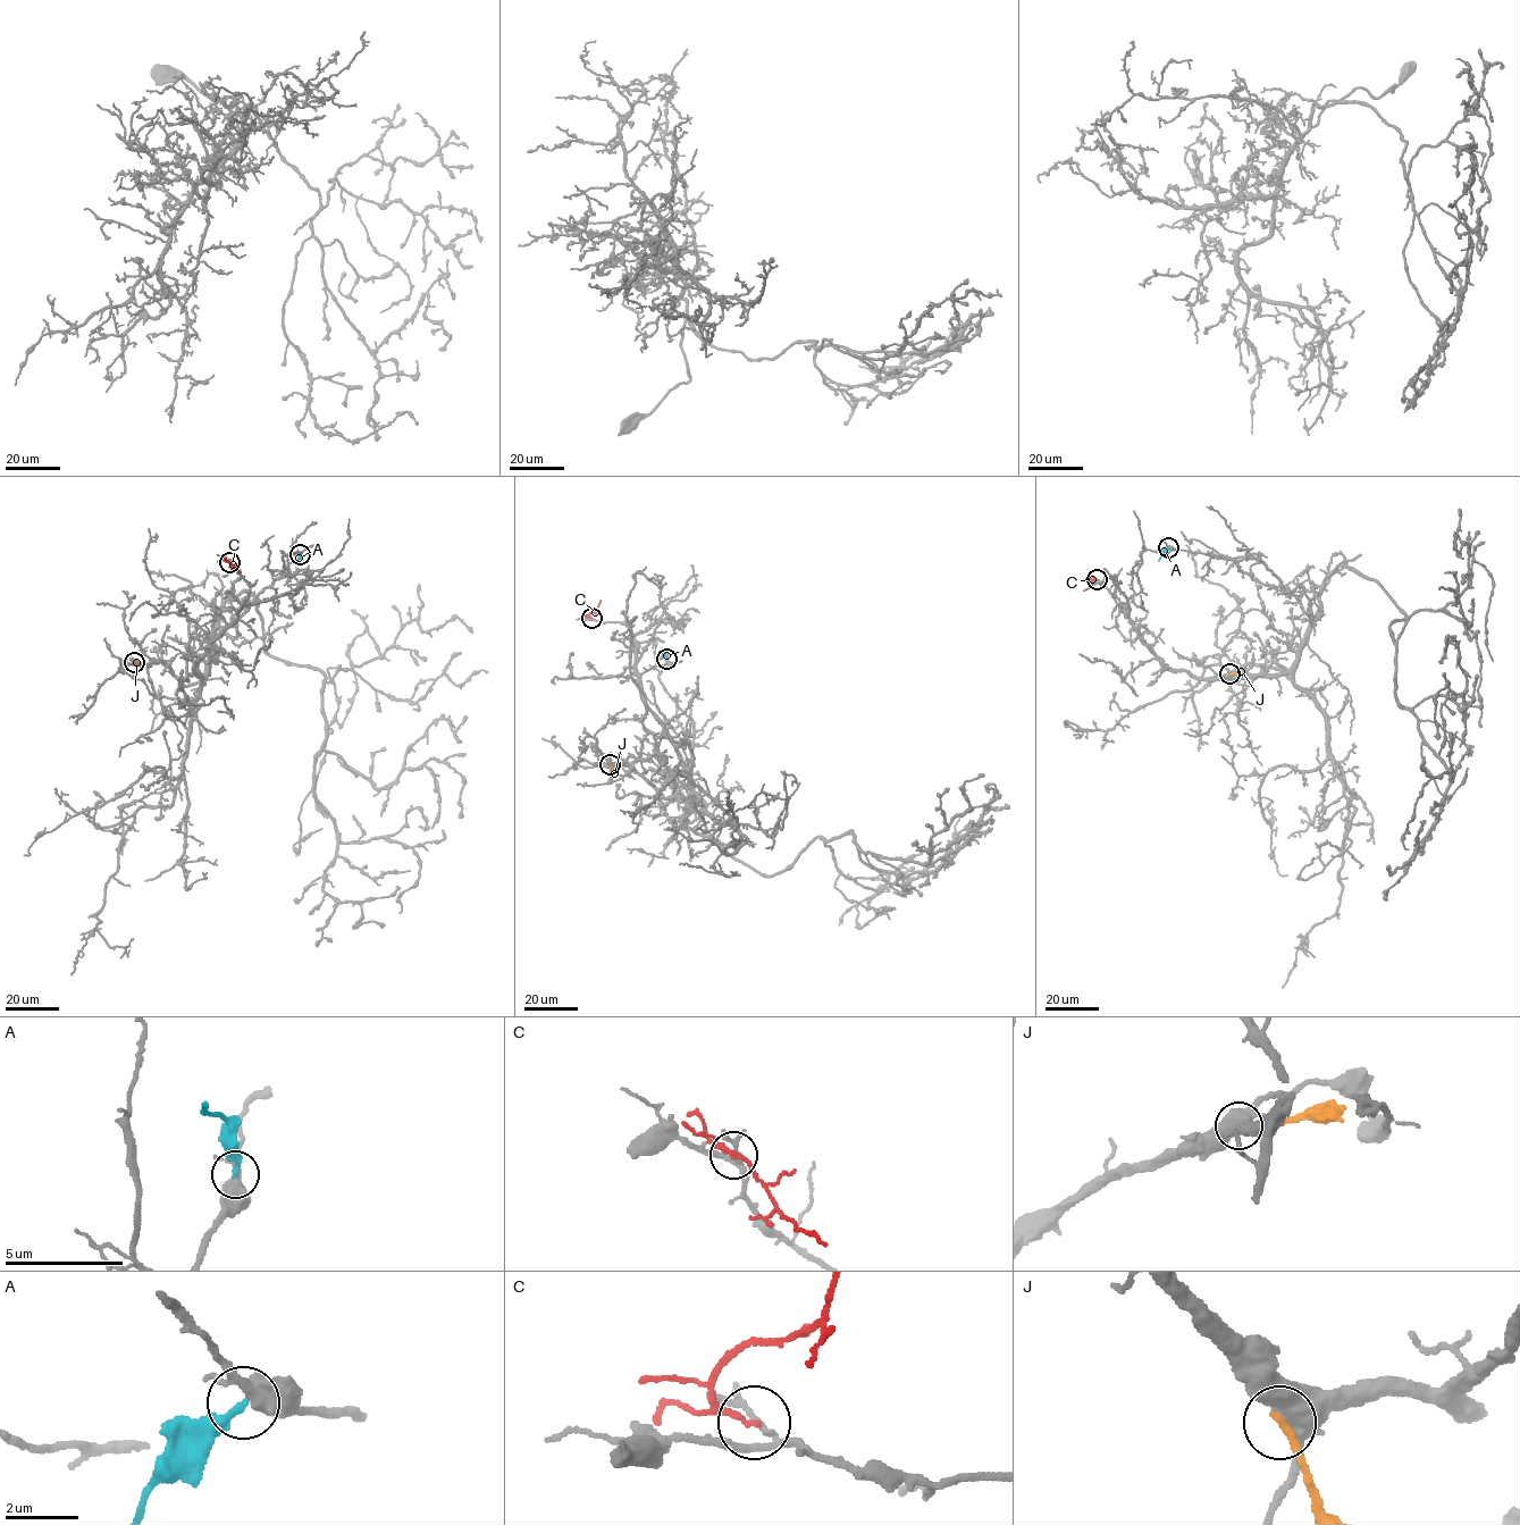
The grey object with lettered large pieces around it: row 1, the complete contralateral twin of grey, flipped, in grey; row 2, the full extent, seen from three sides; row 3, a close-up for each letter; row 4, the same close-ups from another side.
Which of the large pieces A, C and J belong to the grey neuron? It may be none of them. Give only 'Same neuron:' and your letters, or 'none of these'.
Same neuron: none of these

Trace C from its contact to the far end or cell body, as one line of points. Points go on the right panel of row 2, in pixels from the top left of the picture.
C: (1097, 579), (1083, 591)

